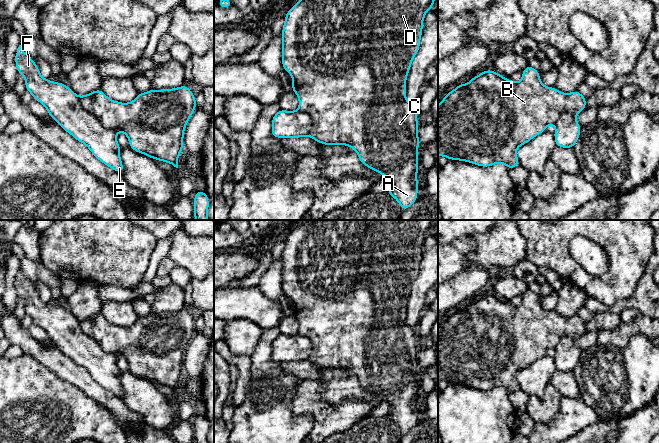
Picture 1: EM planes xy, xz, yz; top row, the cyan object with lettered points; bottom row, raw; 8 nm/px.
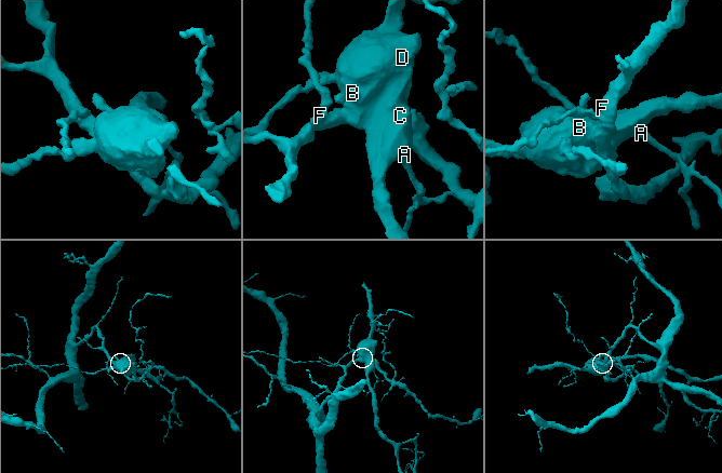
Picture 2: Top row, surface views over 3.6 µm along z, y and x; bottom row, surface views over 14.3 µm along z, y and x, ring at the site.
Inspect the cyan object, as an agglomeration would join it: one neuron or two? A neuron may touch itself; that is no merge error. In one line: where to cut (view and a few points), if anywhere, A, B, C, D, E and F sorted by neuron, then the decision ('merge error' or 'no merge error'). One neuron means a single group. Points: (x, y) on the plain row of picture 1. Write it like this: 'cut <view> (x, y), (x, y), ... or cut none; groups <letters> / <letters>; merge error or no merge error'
cut xy (79, 321), (80, 327), (104, 351), (112, 352), (116, 355); groups A B C D / E F; merge error

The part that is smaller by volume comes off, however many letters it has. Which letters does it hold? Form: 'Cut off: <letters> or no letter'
Cut off: A, B, C, D

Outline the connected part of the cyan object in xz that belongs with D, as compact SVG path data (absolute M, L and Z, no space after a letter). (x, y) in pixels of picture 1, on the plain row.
M303 220L292 230L284 241L285 247L281 260L282 291L293 302L290 312L299 322L299 334L307 337L312 343L312 351L308 360L324 369L348 369L356 375L360 386L390 404L390 412L386 418L394 421L402 435L407 434L417 423L419 406L416 403L418 389L418 345L416 329L406 324L406 302L412 289L412 284L419 275L425 238L434 232L436 220Z

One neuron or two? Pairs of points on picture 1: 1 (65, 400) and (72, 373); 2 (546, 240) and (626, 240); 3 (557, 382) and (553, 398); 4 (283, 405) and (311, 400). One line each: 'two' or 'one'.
1: two
2: one
3: two
4: two

